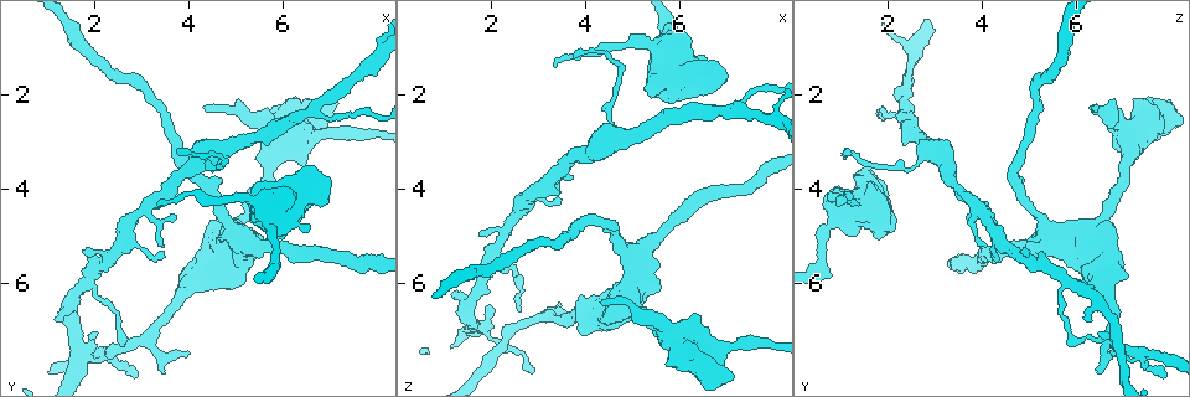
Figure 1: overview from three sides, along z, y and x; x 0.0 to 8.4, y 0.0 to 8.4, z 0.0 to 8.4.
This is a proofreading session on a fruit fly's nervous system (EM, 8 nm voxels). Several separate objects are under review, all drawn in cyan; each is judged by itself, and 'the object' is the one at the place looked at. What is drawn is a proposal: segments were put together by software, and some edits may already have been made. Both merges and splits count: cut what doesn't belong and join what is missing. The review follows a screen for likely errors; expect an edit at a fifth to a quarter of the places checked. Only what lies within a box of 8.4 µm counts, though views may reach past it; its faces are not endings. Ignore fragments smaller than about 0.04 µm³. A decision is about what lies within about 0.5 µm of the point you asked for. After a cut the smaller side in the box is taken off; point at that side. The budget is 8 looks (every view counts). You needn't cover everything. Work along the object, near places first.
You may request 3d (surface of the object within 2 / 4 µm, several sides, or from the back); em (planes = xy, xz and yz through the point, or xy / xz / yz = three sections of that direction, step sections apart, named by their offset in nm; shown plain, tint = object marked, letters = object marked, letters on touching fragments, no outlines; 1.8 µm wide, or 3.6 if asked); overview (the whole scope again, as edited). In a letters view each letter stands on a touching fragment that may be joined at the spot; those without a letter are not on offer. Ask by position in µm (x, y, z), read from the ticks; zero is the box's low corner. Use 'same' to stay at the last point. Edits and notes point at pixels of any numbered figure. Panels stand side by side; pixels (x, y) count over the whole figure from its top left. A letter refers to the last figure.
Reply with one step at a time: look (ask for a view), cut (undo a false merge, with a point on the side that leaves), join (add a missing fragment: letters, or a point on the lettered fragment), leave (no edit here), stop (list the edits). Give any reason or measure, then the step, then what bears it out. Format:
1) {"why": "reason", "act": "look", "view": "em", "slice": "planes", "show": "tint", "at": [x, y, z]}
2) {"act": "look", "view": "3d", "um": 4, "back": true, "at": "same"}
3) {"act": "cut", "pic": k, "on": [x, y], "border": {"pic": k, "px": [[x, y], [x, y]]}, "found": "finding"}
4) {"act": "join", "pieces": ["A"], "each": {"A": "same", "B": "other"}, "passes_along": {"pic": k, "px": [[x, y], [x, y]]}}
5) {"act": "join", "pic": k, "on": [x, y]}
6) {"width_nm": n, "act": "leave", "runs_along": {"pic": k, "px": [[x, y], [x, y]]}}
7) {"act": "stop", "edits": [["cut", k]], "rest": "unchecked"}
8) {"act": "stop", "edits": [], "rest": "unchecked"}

{"why": "arms part here", "act": "look", "view": "3d", "um": 4, "at": [6.60, 2.35, 2.35]}

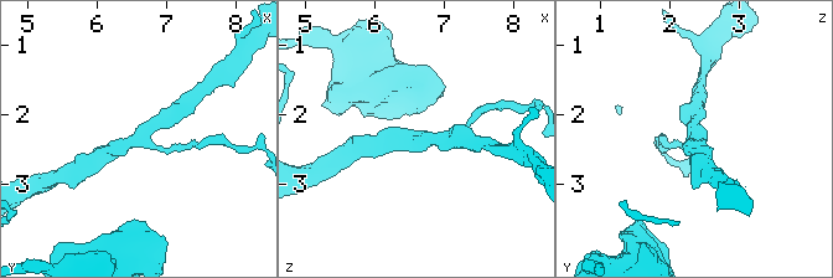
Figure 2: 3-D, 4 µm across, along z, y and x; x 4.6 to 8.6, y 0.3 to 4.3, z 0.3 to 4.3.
{"arms": 3, "why": "need the tissue", "act": "look", "view": "em", "slice": "yz", "step": 4, "show": "tint", "at": [6.65, 2.35, 2.35]}

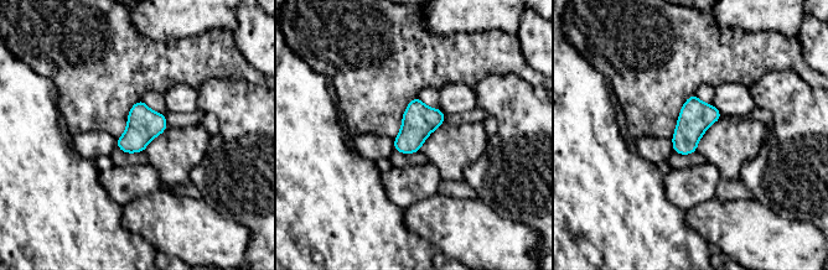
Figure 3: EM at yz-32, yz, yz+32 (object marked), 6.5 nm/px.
{"why": "see the neighbours", "act": "look", "view": "em", "slice": "yz", "step": 4, "show": "letters", "at": "same"}

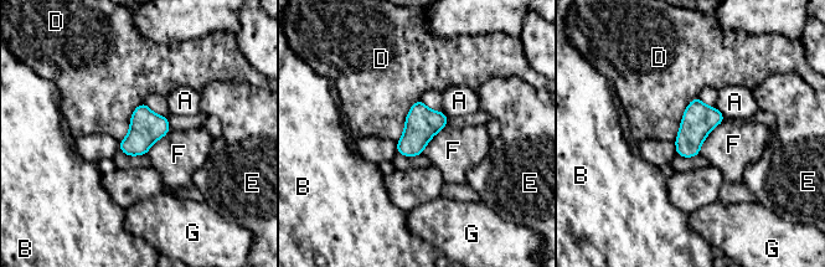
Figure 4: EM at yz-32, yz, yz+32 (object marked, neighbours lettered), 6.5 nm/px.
{"act": "leave", "each": {"A": "other", "B": "other", "D": "other", "E": "other", "F": "other", "G": "other"}, "border": {"pic": 4, "px": [[725, 118], [706, 137], [699, 153]]}, "found": "one cell here"}

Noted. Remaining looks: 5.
{"why": "abrupt turn", "act": "look", "view": "3d", "um": 4, "at": [2.25, 7.50, 7.30]}

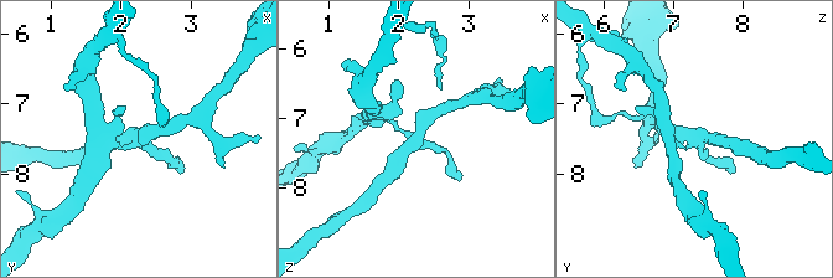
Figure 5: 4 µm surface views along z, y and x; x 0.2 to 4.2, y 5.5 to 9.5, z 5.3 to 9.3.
{"why": "need the tissue", "act": "look", "view": "em", "slice": "planes", "show": "letters", "at": [2.20, 7.50, 7.30]}

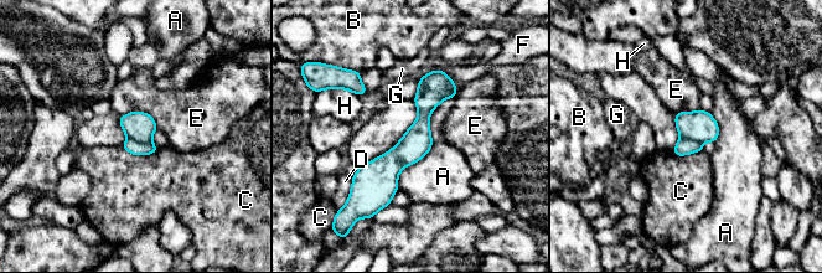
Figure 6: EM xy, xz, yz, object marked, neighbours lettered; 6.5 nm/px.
{"act": "cut", "pic": 6, "on": [130, 145], "each": {"A": "other", "B": "other", "C": "other", "D": "other", "E": "other", "F": "other", "G": "other", "H": "other"}, "border": {"pic": 6, "px": [[128, 137], [139, 142], [150, 142]]}, "found": "a second cell is stuck on"}

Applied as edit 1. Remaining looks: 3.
{"why": "thick turns thin", "act": "look", "view": "3d", "um": 4, "back": true, "at": [5.60, 4.75, 0.85]}

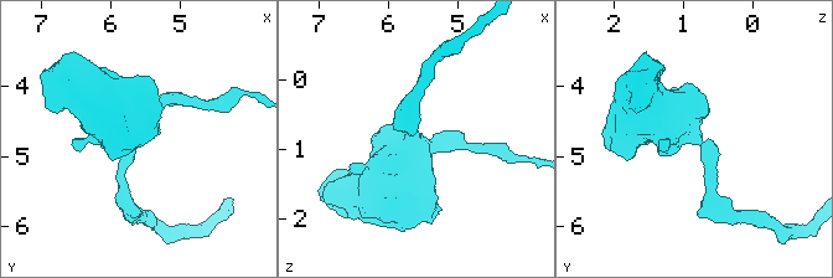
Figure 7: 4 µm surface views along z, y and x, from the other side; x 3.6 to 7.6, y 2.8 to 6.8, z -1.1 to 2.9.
{"why": "need the tissue", "act": "look", "view": "em", "slice": "planes", "show": "letters", "at": [5.65, 4.65, 0.85]}

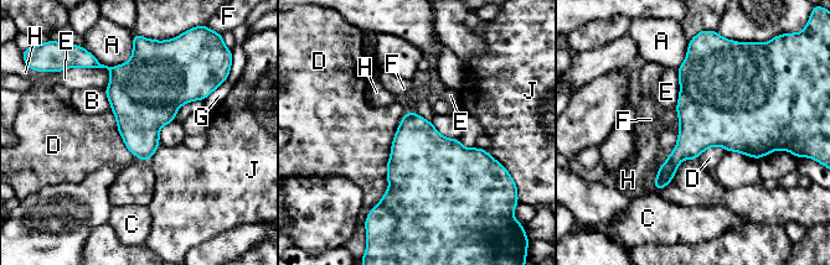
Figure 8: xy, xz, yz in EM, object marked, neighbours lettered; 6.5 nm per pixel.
{"longest_contact_nm": ["D", 650], "act": "leave", "each": {"A": "other", "B": "other", "C": "other", "D": "other", "E": "other", "F": "other", "G": "other", "H": "other", "J": "other"}, "border": {"pic": 8, "px": [[407, 110], [375, 206]]}, "found": "all the same cell"}

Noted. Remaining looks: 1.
{"act": "stop", "edits": [["cut", 6]], "rest": "unchecked"}

